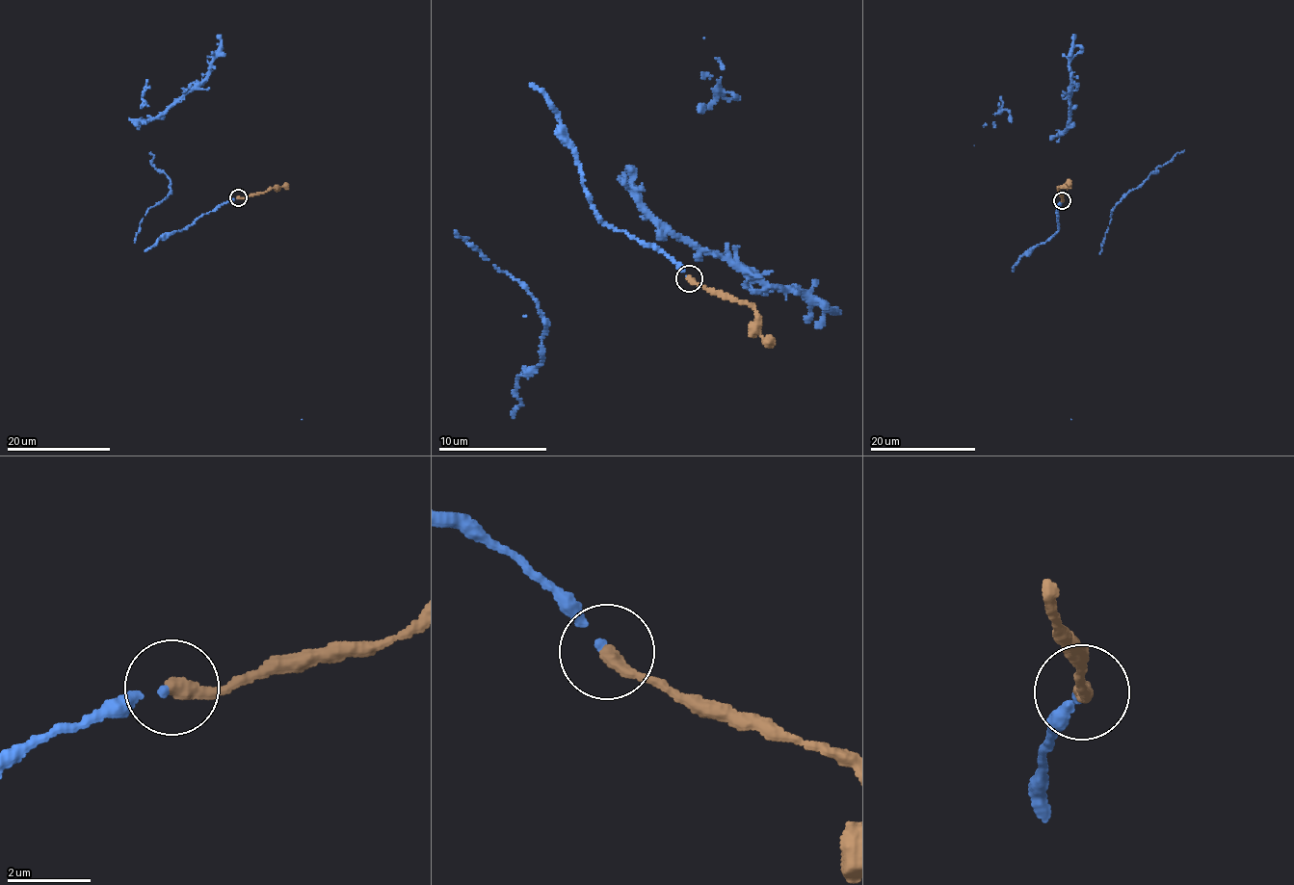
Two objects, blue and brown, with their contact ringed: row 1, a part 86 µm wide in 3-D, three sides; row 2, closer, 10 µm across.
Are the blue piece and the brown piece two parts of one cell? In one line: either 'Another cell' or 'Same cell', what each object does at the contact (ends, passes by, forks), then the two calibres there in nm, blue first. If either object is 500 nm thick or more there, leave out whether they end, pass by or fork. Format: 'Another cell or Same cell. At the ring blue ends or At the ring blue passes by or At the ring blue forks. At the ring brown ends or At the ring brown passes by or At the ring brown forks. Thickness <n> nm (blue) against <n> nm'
Same cell. At the ring blue ends. At the ring brown ends. Thickness 130 nm (blue) against 360 nm

